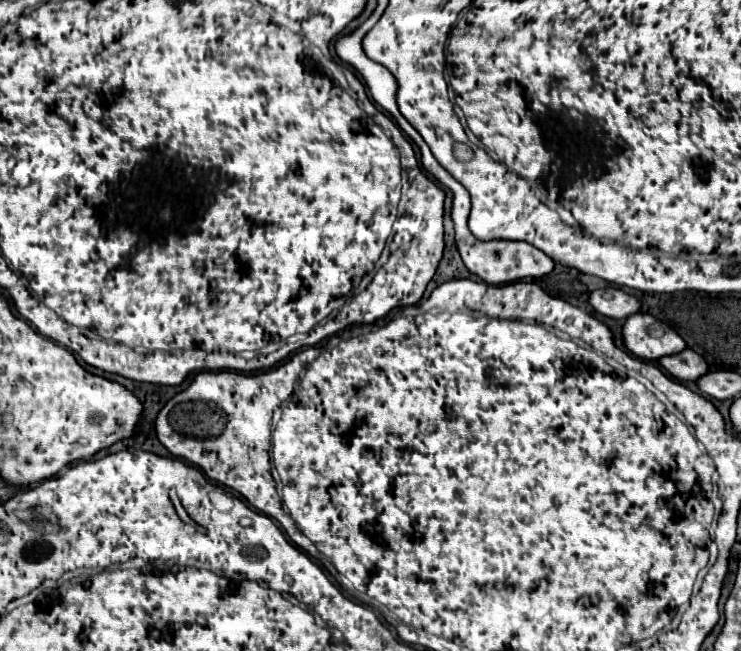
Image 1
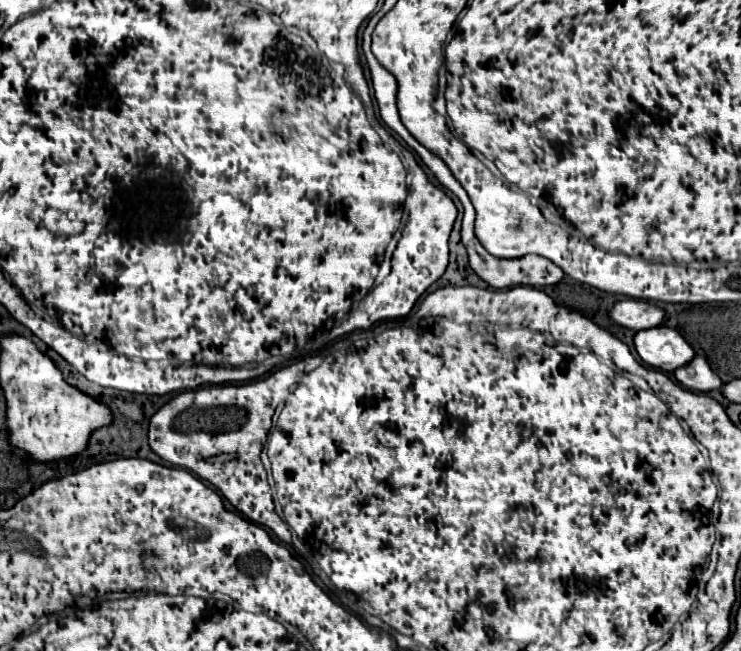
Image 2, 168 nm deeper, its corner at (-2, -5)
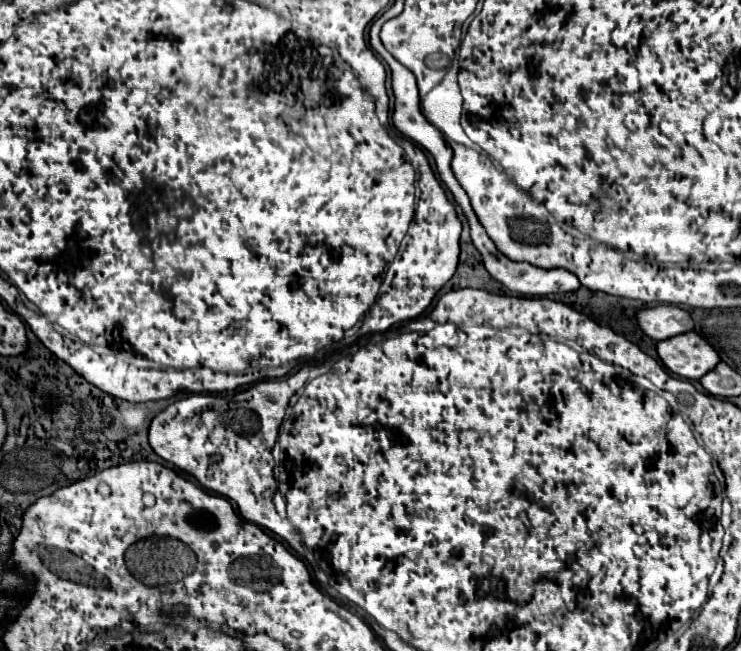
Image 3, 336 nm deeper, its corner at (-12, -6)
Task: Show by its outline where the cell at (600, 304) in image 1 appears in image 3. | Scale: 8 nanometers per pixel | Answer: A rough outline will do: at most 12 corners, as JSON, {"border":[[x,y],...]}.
{"border":[[676,305],[642,309],[638,323],[662,341],[694,329],[688,311]]}

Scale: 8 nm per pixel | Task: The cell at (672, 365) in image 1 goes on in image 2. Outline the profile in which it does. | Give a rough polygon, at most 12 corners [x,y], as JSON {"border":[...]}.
{"border":[[702,356],[674,370],[690,390],[710,392],[722,386]]}

